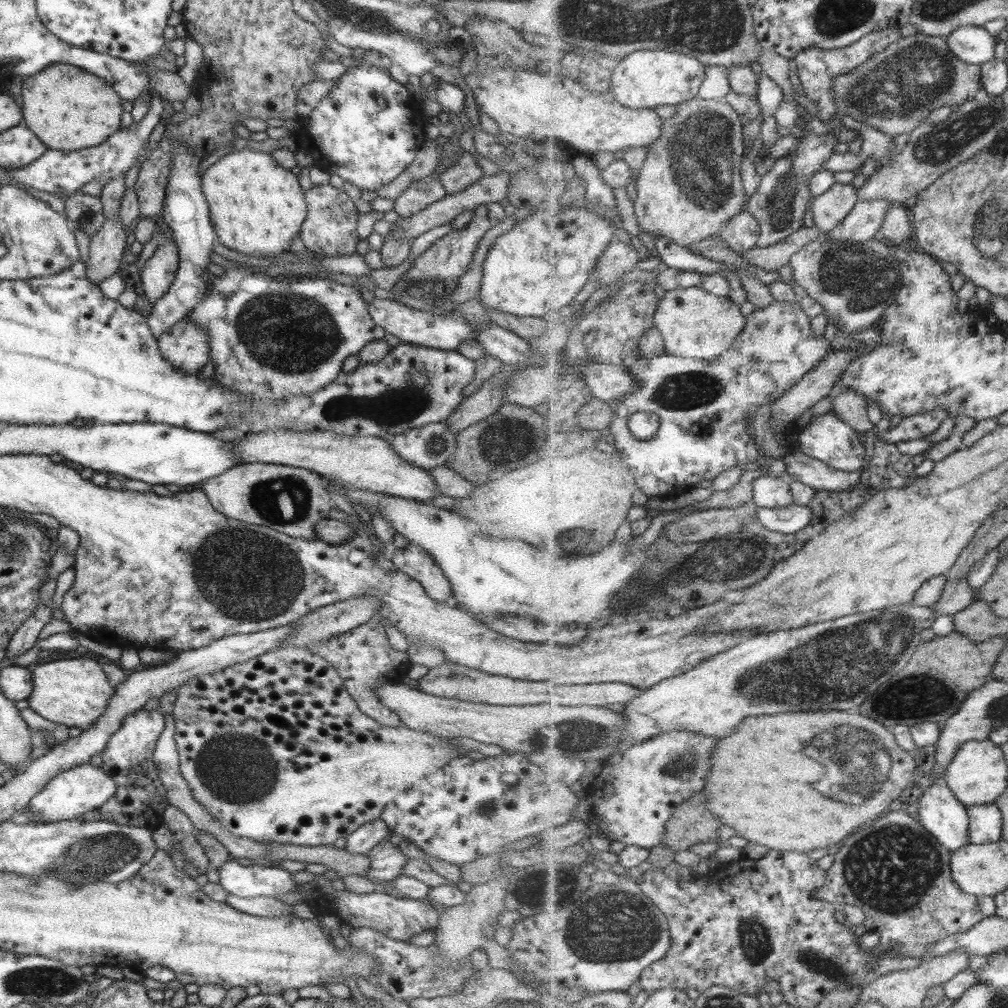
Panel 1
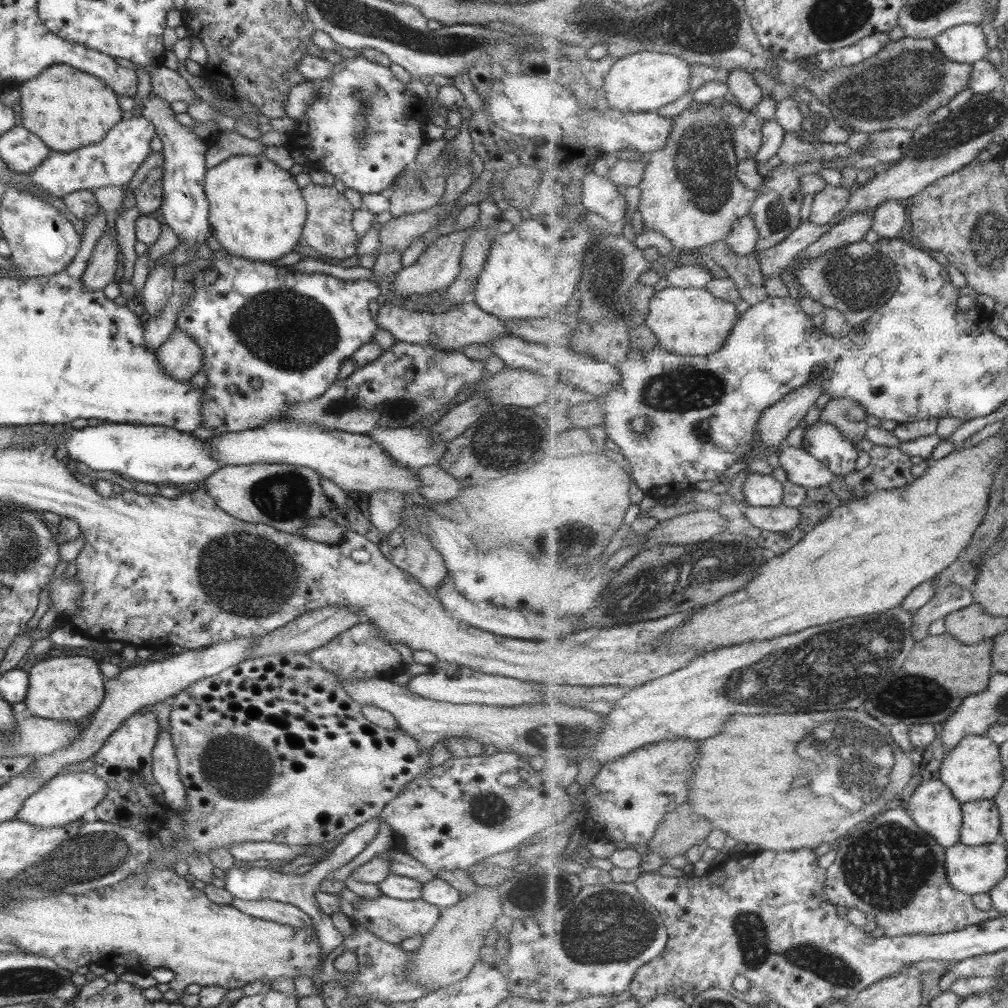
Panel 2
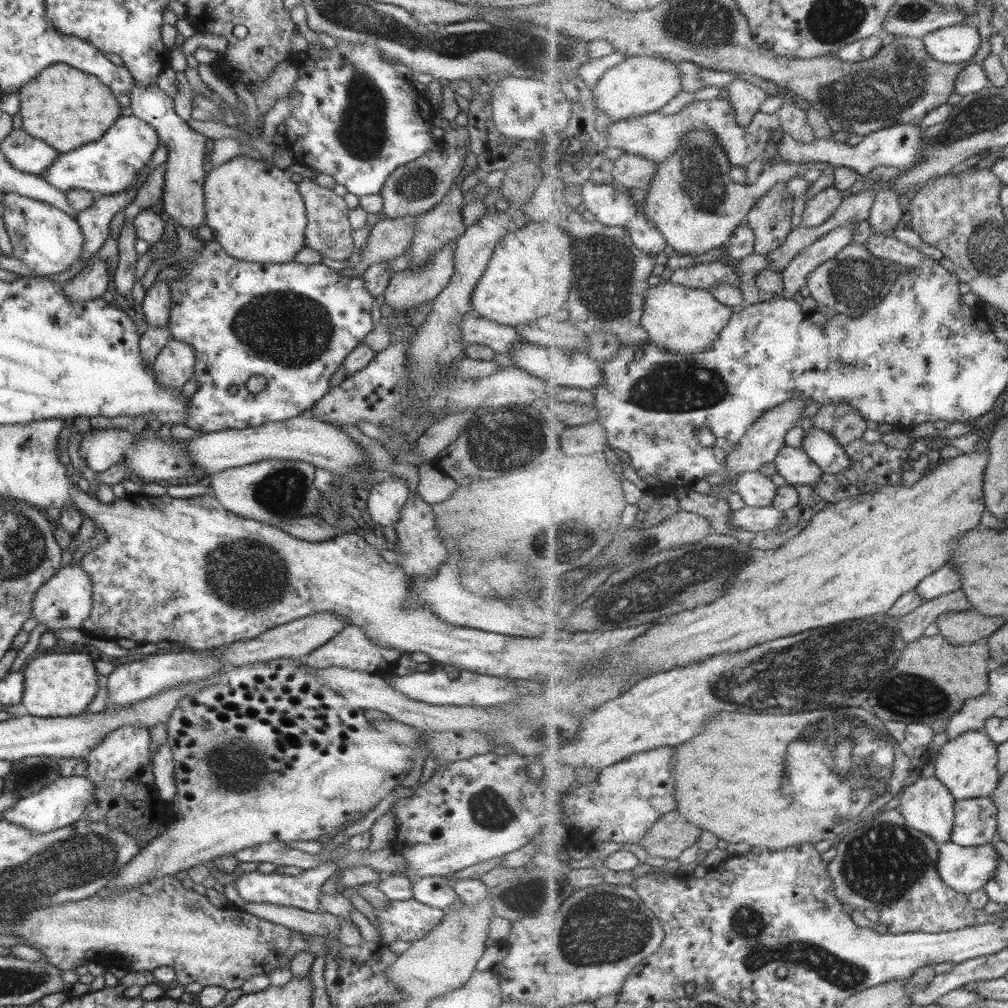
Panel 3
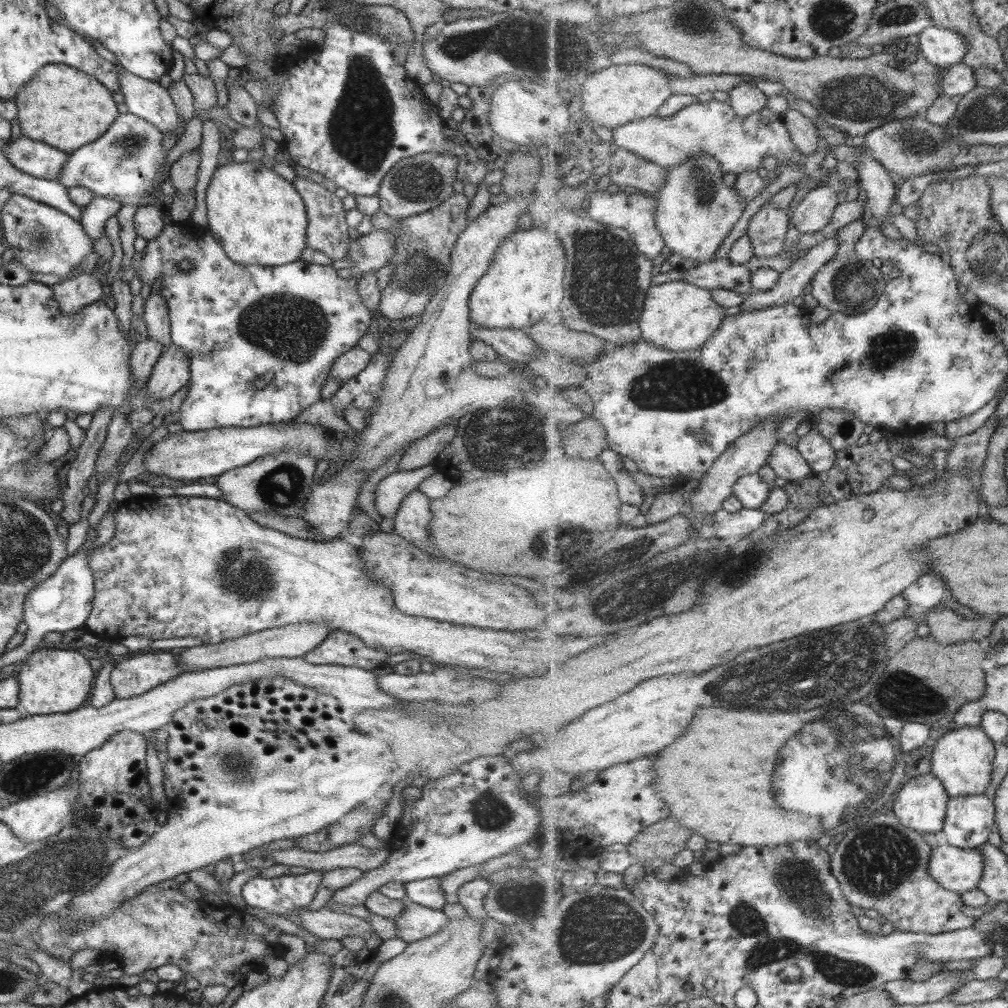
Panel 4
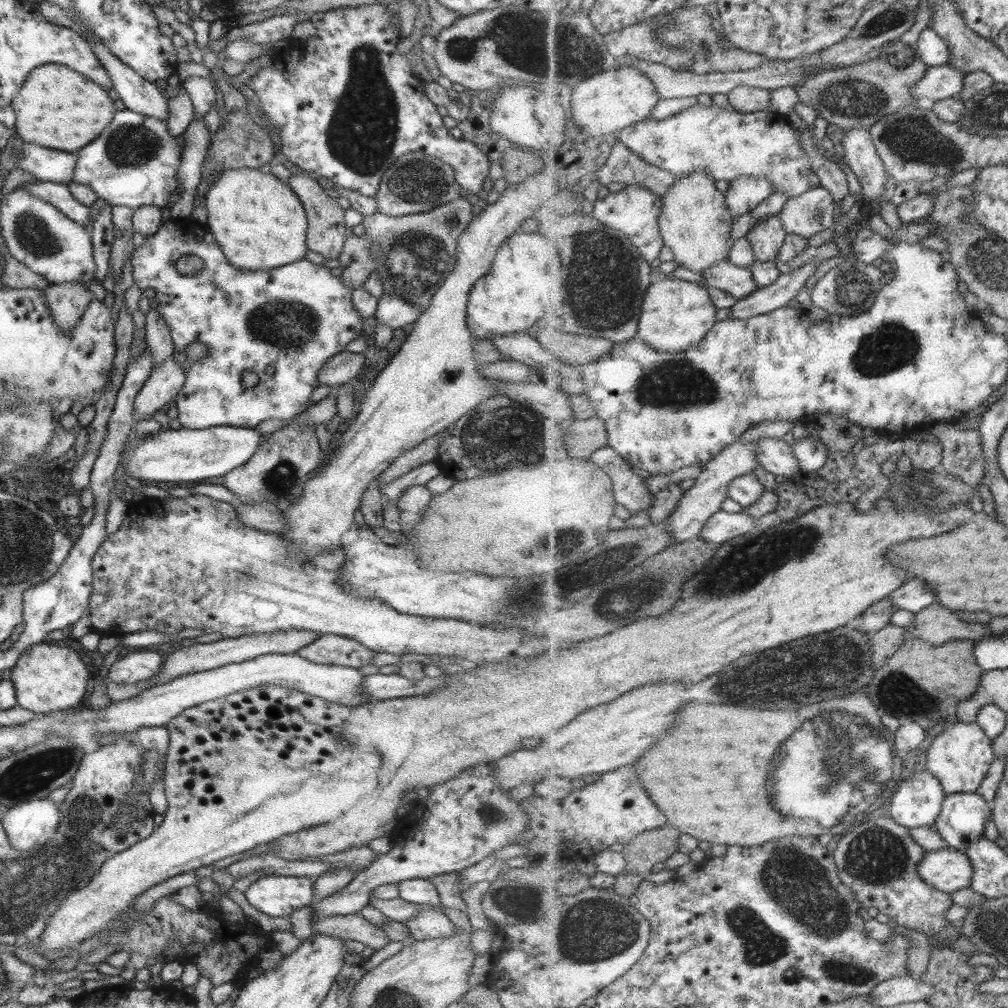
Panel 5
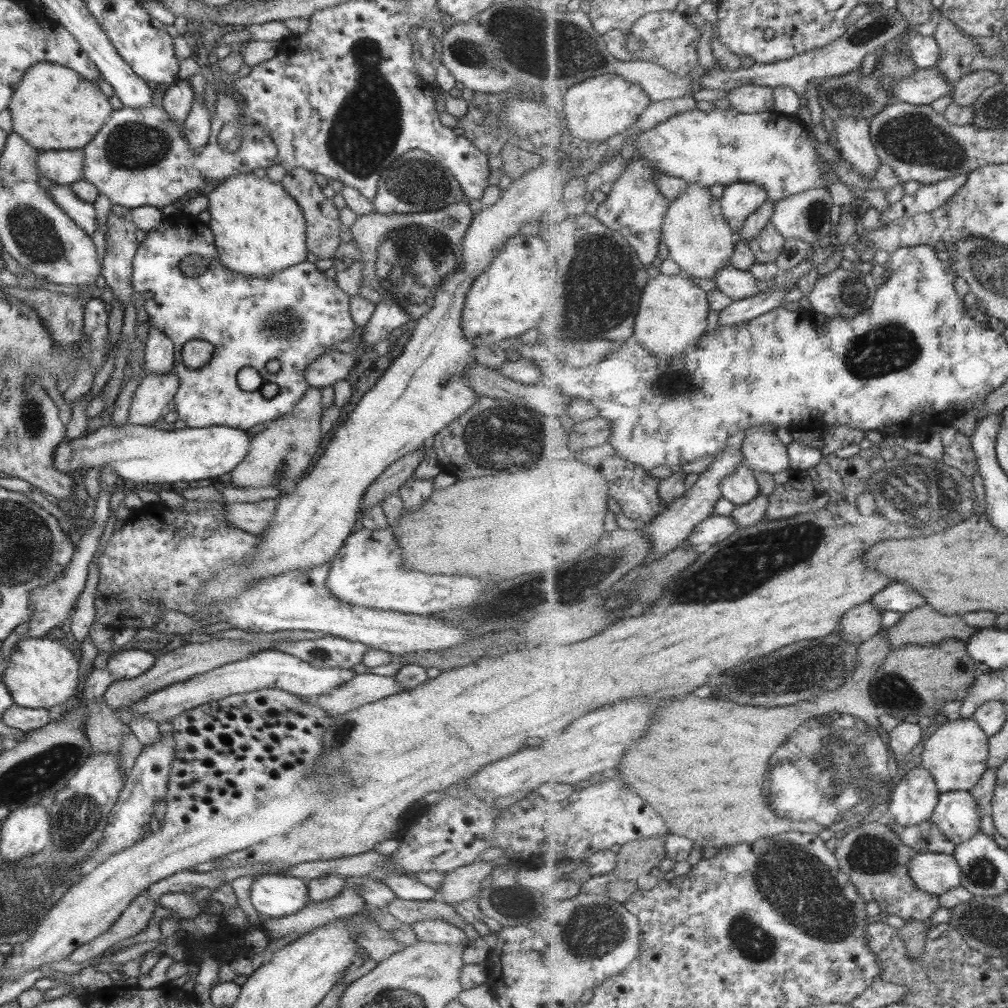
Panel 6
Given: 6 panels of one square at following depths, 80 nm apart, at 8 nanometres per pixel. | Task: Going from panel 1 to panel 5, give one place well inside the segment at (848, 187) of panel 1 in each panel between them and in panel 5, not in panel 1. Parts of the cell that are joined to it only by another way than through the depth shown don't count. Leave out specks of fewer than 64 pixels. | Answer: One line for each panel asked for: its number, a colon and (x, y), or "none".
2: (827, 204)
3: (819, 208)
4: (815, 211)
5: (812, 212)

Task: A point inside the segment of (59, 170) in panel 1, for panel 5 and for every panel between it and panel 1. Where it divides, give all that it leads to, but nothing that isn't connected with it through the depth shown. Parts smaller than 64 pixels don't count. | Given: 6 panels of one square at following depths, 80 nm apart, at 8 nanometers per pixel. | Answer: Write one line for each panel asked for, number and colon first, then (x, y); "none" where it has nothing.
2: (111, 161)
3: (109, 165)
4: (126, 162)
5: (133, 162)

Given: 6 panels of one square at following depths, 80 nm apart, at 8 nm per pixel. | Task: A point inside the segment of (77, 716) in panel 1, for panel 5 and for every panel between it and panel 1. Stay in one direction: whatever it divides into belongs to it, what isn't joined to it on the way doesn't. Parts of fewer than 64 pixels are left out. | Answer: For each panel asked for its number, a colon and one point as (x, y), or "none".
2: (67, 688)
3: (54, 684)
4: (50, 681)
5: (46, 677)

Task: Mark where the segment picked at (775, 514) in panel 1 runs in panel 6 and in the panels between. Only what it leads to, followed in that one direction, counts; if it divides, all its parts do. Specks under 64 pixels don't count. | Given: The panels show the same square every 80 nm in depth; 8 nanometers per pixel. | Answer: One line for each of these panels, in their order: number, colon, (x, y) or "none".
2: (780, 518)
3: (750, 518)
4: (728, 524)
5: (722, 526)
6: (717, 527)

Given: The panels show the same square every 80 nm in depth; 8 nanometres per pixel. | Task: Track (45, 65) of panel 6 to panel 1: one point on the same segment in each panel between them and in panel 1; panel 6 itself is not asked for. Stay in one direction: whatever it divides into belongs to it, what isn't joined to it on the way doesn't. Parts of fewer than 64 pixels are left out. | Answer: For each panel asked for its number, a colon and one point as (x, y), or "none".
1: (67, 109)
2: (67, 109)
3: (63, 107)
4: (62, 107)
5: (57, 108)

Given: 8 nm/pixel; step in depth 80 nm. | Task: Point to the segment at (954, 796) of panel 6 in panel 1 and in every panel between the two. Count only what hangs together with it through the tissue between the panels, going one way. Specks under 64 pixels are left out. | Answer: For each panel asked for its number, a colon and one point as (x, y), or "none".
1: (986, 823)
2: (982, 826)
3: (976, 819)
4: (971, 819)
5: (964, 816)

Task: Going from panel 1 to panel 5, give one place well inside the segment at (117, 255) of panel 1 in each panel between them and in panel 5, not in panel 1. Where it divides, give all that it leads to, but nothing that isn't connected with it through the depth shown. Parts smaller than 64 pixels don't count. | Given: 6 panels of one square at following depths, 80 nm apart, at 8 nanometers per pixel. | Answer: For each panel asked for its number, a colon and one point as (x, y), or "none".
2: (98, 272)
3: (90, 283)
4: (71, 294)
5: (66, 302)

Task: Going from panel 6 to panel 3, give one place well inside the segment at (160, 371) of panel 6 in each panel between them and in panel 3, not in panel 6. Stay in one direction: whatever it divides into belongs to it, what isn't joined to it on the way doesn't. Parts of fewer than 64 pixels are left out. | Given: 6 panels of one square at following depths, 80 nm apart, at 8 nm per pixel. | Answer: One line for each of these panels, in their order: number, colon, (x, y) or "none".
3: (155, 304)
4: (154, 315)
5: (158, 339)

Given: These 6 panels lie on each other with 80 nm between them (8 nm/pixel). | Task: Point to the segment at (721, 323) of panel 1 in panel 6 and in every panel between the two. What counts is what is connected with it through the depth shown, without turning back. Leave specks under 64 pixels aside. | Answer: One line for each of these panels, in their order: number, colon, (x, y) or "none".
2: (687, 321)
3: (678, 318)
4: (679, 316)
5: (676, 314)
6: (673, 313)

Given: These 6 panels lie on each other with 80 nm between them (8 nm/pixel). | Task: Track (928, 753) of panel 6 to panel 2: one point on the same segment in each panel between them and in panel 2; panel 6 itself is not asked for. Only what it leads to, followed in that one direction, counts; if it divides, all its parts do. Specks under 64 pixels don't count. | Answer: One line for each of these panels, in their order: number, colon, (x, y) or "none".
2: (974, 770)
3: (968, 765)
4: (963, 758)
5: (960, 757)

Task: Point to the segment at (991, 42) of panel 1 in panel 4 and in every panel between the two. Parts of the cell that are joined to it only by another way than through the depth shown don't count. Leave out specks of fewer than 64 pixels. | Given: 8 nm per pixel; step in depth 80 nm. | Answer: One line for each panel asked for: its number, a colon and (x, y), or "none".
2: (966, 43)
3: (959, 43)
4: (944, 47)

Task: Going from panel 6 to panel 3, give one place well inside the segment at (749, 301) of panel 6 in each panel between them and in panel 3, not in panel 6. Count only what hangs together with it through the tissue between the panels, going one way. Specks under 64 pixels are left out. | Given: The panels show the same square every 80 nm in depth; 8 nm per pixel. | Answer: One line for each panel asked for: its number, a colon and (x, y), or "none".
3: (795, 276)
4: (793, 280)
5: (777, 295)

